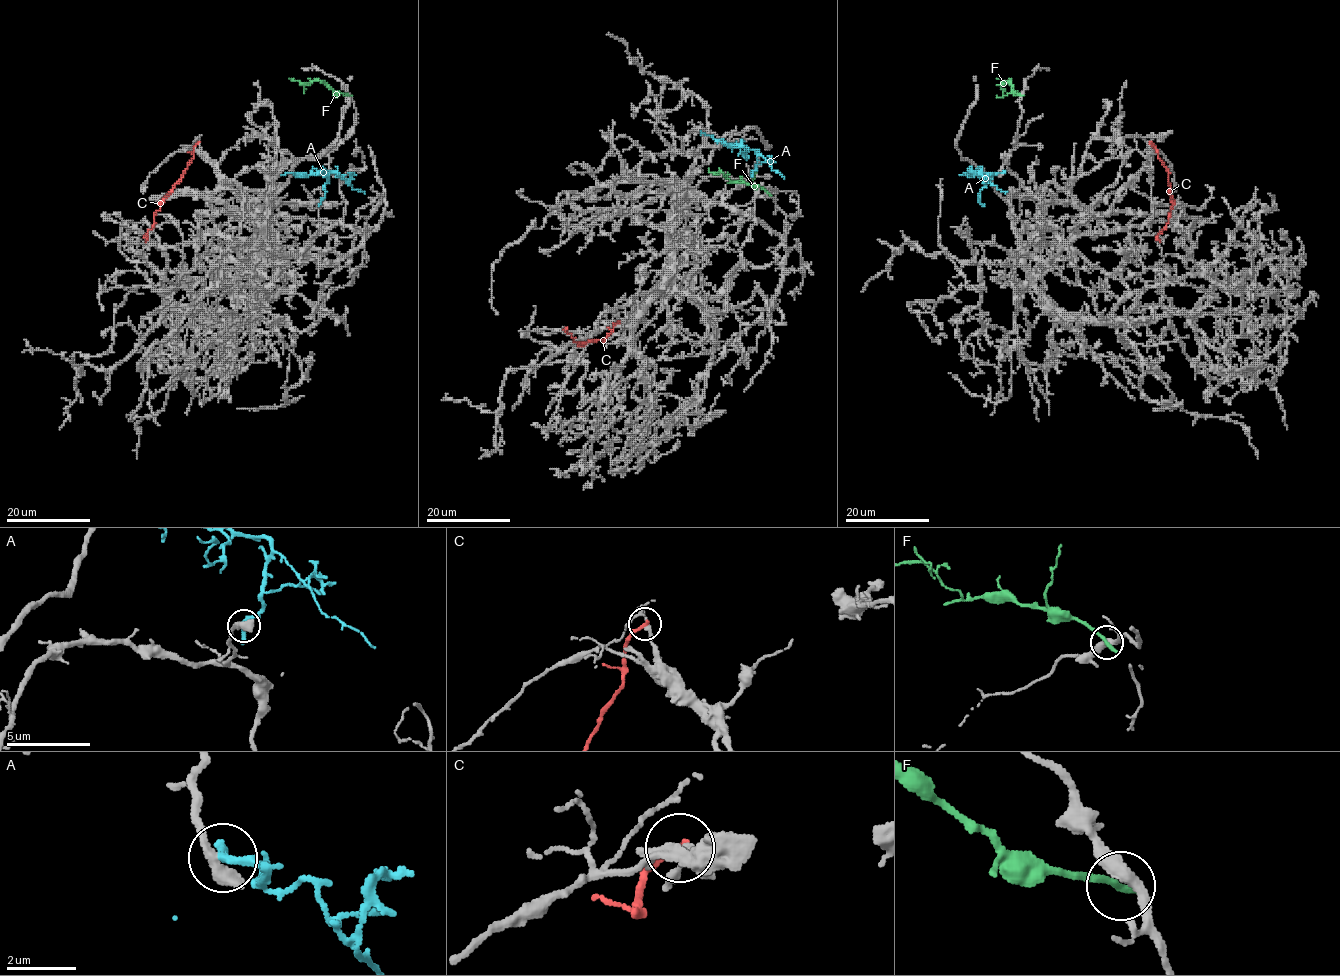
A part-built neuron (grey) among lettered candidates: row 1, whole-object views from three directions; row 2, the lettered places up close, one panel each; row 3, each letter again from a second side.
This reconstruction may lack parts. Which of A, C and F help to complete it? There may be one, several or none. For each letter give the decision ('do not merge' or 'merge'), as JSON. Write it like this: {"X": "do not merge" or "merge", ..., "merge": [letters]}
{"A": "do not merge", "C": "do not merge", "F": "do not merge", "merge": []}

